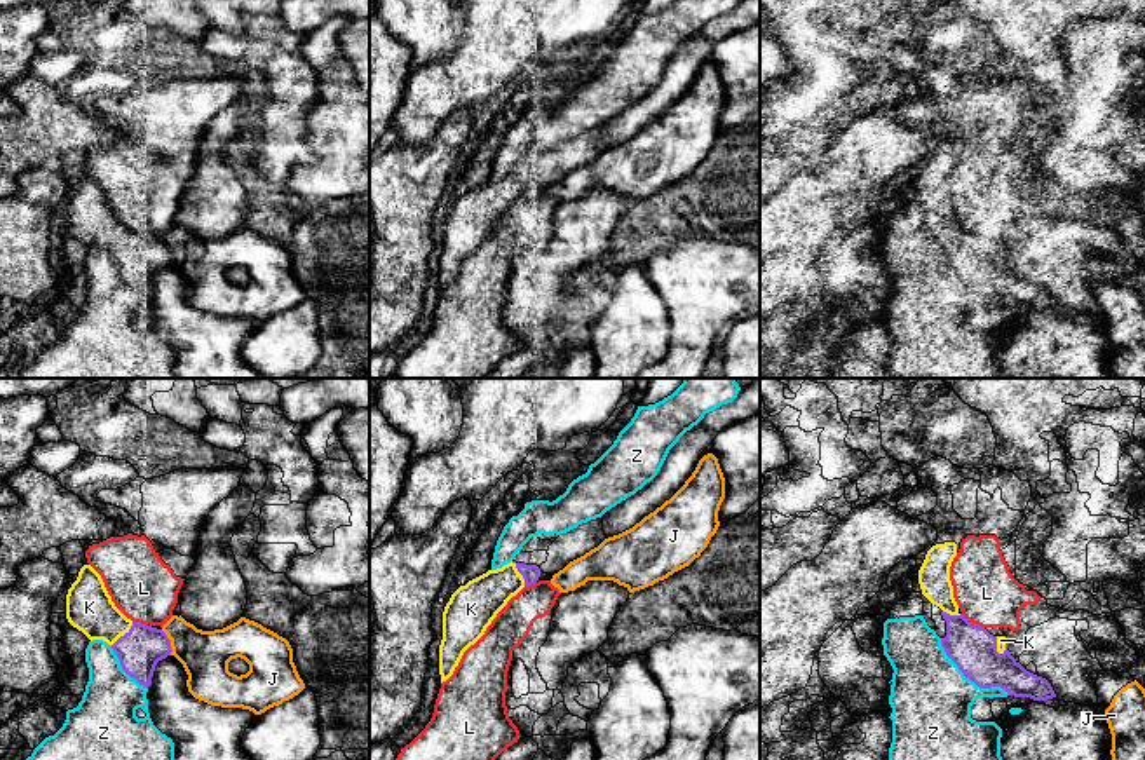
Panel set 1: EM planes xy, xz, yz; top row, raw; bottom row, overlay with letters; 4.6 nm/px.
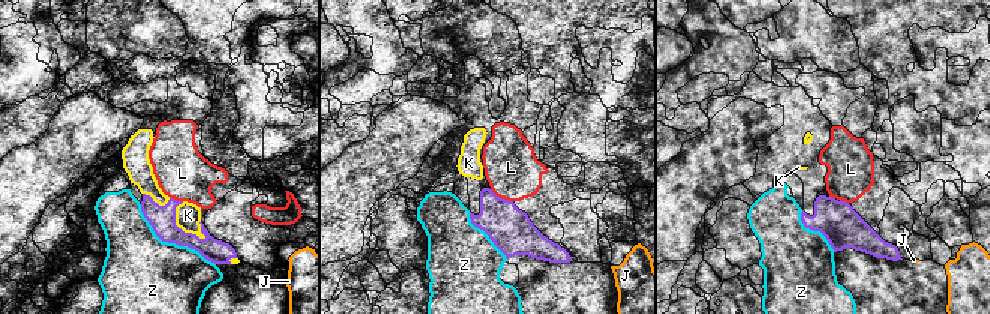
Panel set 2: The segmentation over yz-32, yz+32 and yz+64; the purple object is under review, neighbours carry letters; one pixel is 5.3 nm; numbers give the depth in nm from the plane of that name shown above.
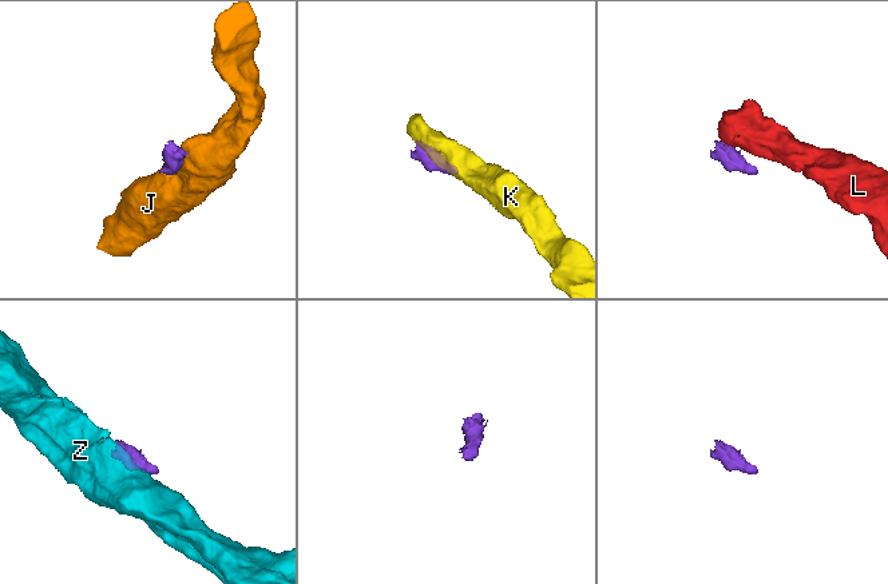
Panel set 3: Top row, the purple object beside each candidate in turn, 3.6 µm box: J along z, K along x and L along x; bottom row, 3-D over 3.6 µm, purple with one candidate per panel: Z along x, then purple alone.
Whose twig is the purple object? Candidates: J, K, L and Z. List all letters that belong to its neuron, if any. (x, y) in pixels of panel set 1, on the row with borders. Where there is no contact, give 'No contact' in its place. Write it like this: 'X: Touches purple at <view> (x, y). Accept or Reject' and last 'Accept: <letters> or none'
J: Touches purple at xy (169, 642). Reject
K: Touches purple at xz (520, 572). Accept
L: Touches purple at yz (971, 623). Reject
Z: Touches purple at yz (969, 678). Reject
Accept: K

